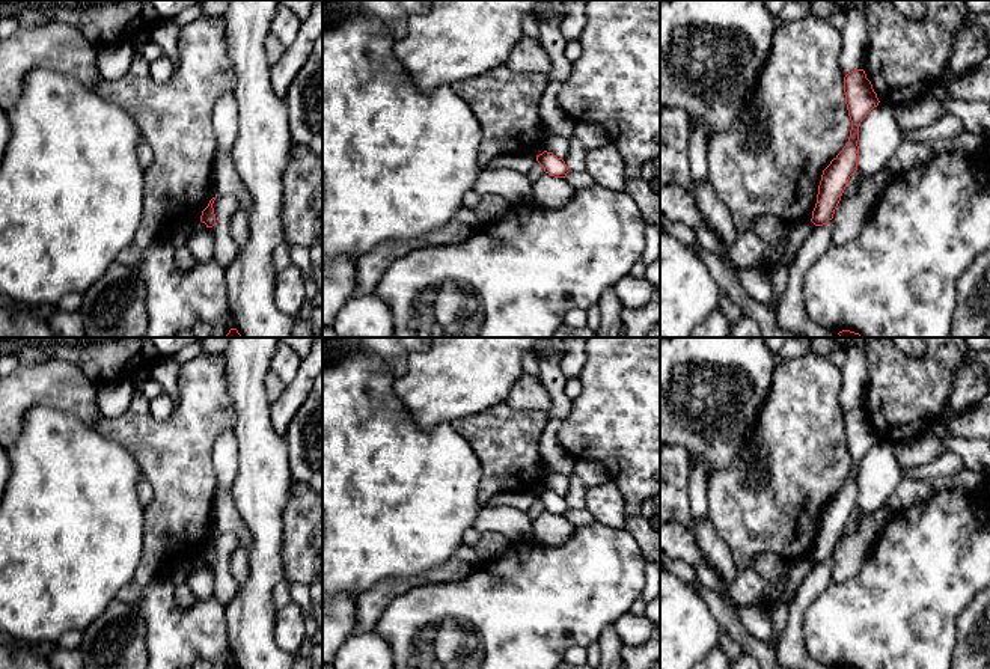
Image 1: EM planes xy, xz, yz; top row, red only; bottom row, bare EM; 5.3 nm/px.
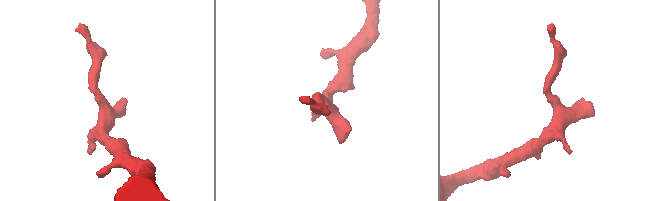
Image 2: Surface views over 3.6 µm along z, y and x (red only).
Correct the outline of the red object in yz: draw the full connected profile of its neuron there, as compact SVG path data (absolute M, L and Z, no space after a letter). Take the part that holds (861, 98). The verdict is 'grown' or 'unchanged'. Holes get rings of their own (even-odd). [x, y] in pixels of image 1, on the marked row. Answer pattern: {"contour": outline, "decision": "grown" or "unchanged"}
{"contour": "M863 69L851 71L844 77L844 92L851 121L850 137L842 151L823 170L811 218L815 226L823 226L833 218L848 179L857 170L860 122L880 102Z", "decision": "unchanged"}

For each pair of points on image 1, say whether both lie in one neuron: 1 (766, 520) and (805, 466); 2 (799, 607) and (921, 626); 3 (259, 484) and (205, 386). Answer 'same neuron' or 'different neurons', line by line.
1: same neuron
2: different neurons
3: different neurons

